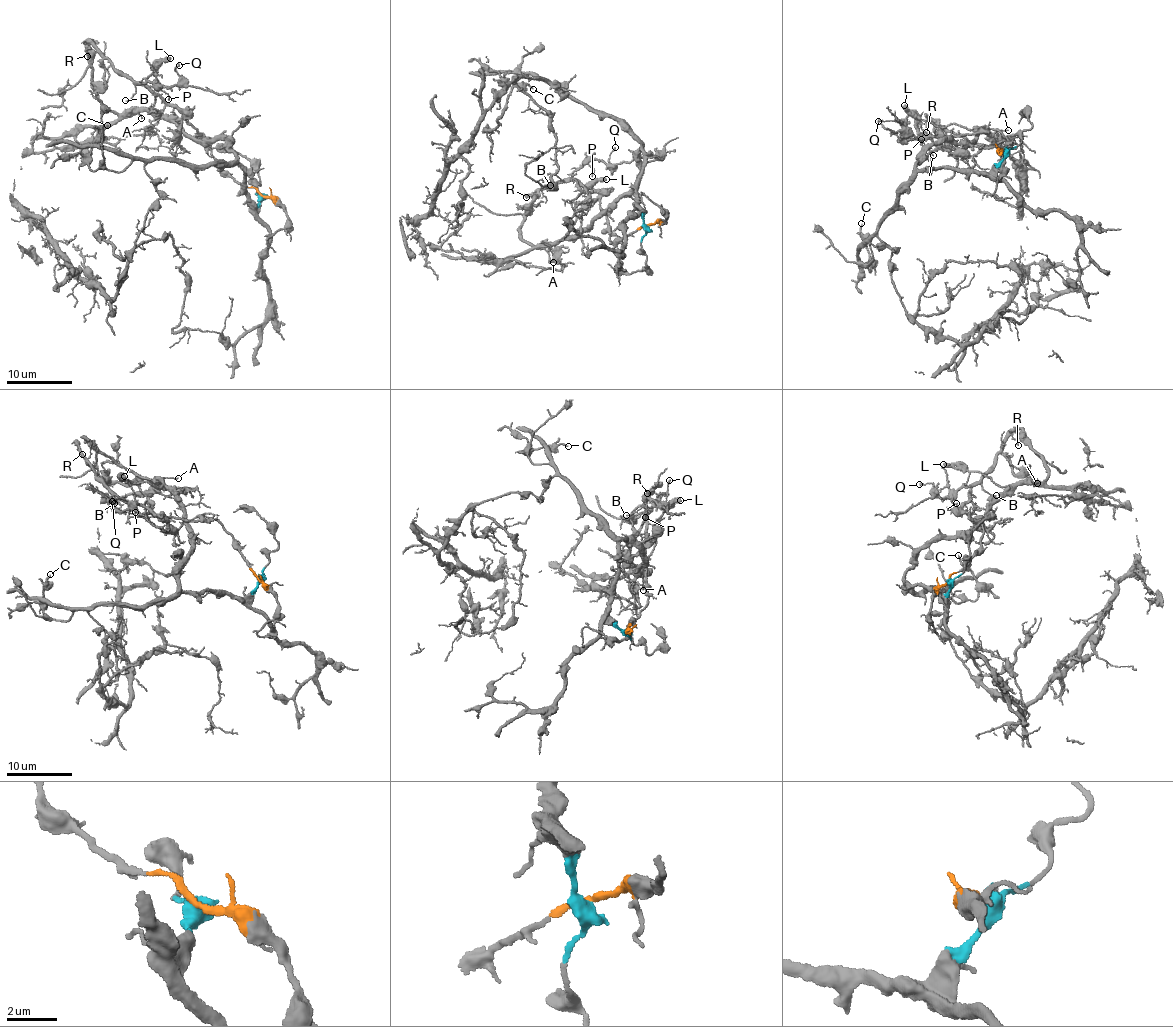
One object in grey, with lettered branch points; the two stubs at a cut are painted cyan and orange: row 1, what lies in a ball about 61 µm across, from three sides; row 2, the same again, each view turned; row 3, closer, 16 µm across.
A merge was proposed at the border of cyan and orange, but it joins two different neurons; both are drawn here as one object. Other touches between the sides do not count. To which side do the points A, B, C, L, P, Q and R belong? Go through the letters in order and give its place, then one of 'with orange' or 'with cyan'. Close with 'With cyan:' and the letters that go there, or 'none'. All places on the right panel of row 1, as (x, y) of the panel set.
A: (1008, 130) | with cyan
B: (933, 155) | with orange
C: (861, 223) | with cyan
L: (904, 105) | with cyan
P: (921, 139) | with orange
Q: (878, 121) | with orange
R: (926, 132) | with orange
With cyan: A, C, L

